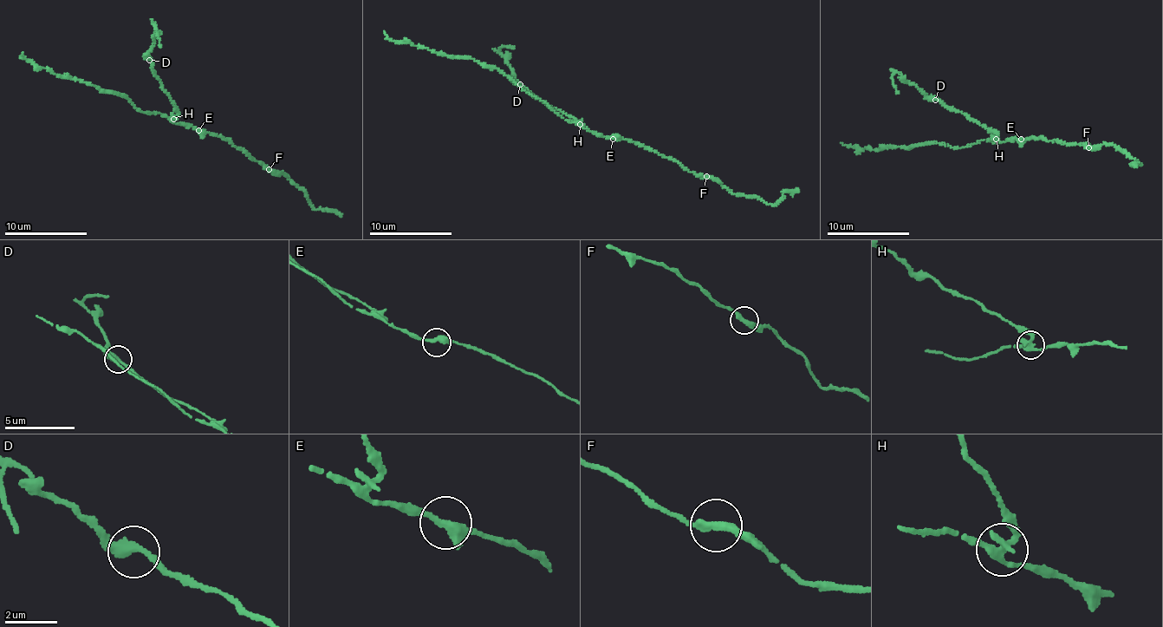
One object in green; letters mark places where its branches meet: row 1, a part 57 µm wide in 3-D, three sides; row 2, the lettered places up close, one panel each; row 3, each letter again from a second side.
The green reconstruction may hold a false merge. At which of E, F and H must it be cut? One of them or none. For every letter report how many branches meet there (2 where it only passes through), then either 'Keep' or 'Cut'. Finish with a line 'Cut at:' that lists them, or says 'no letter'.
E: Branches: 2. Keep
F: Branches: 2. Keep
H: Branches: 3. Cut
Cut at: H

